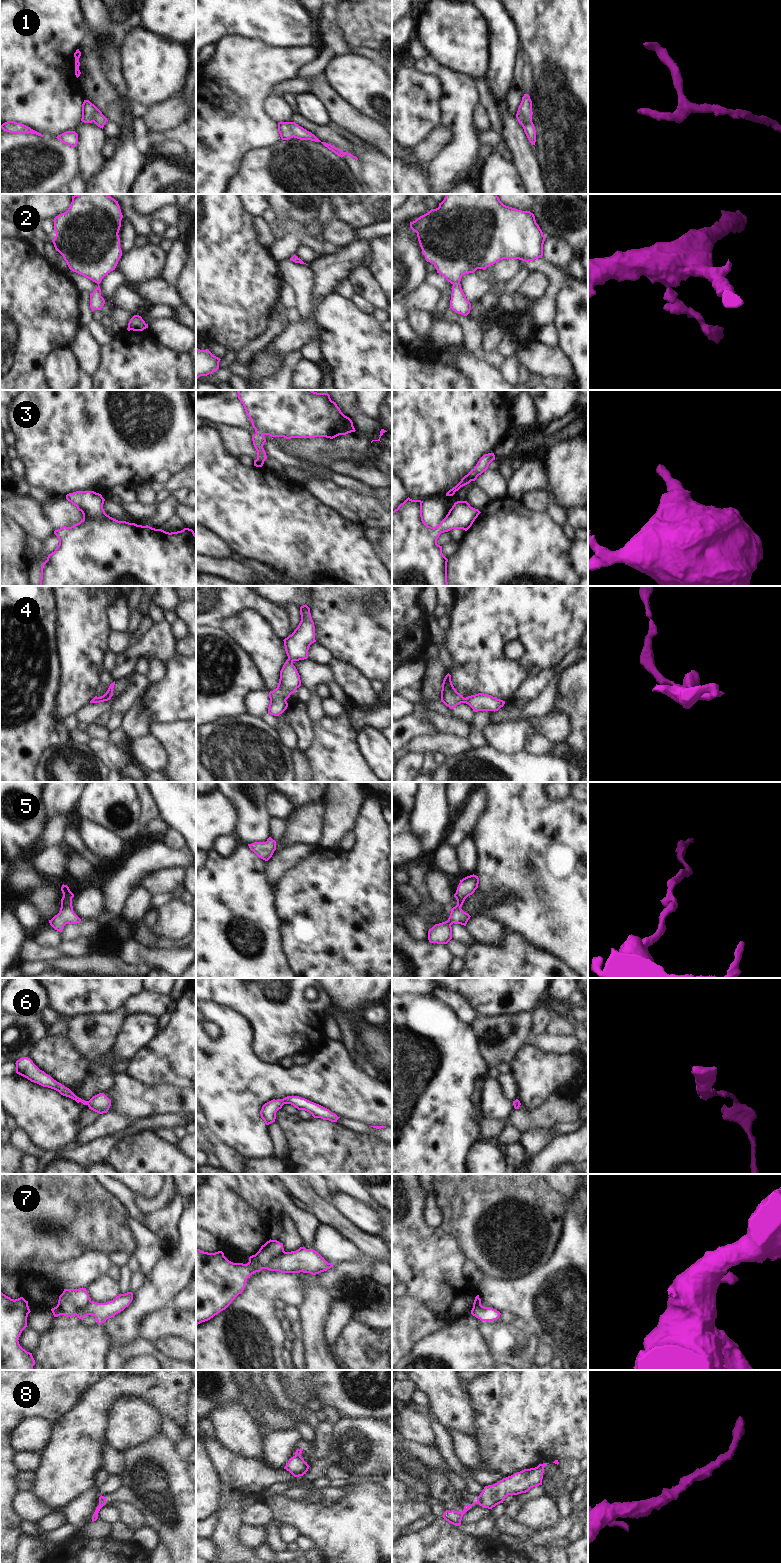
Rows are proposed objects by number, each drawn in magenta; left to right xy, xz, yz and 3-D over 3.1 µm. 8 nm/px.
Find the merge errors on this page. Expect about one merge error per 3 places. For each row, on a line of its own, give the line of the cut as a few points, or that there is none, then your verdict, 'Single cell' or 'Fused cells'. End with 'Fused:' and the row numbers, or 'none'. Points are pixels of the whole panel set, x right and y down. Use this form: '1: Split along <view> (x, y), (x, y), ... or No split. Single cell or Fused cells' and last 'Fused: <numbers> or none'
1: No split. Single cell
2: No split. Single cell
3: No split. Single cell
4: No split. Single cell
5: No split. Single cell
6: No split. Single cell
7: Split along xz (285, 1252), (266, 1268), (253, 1255). Fused cells
8: No split. Single cell
Fused: 7.

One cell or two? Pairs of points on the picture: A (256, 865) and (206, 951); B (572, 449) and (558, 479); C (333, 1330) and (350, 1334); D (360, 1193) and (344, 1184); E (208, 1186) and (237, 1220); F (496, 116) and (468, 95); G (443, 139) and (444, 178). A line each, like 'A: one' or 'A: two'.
A: one
B: one
C: two
D: one
E: one
F: two
G: two

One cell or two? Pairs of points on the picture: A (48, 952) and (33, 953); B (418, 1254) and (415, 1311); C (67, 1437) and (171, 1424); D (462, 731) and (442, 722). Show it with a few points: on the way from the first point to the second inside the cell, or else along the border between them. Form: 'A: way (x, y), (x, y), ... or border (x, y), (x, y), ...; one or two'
A: way (44, 953), (37, 953); one
B: border (407, 1294), (420, 1300), (435, 1313); two
C: border (164, 1414), (172, 1417), (184, 1428); two
D: way (457, 727), (447, 725); one

